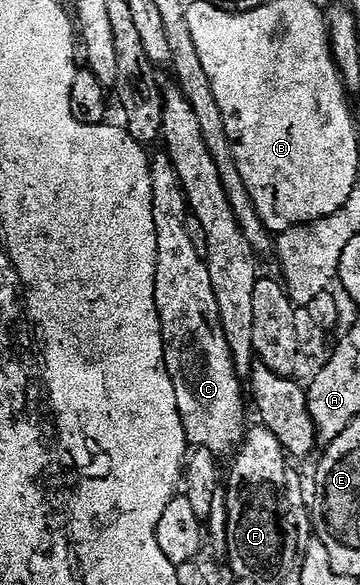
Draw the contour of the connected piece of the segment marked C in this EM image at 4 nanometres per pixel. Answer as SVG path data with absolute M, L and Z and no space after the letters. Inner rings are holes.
M166 154L153 155L150 163L152 205L158 238L156 305L164 335L164 365L174 382L174 394L178 398L178 410L182 426L188 435L189 445L205 448L217 454L228 451L231 453L246 439L246 427L244 428L246 388L245 385L244 388L240 385L243 384L242 377L236 373L236 363L230 354L230 342L226 342L226 334L222 330L222 318L218 314L218 298L214 298L214 286L210 286L208 261L194 246L194 242L190 242L190 234L186 234L186 218L190 215L190 209L188 200L184 197L184 189L180 186L178 170L174 170L174 162Z

